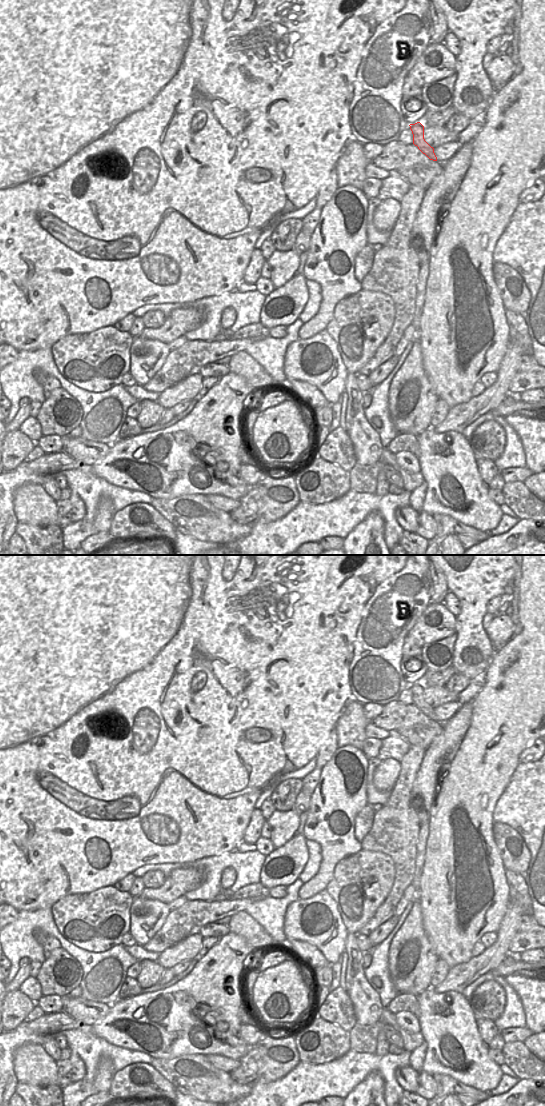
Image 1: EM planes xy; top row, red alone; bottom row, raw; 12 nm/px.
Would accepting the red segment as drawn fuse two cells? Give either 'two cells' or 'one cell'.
one cell

